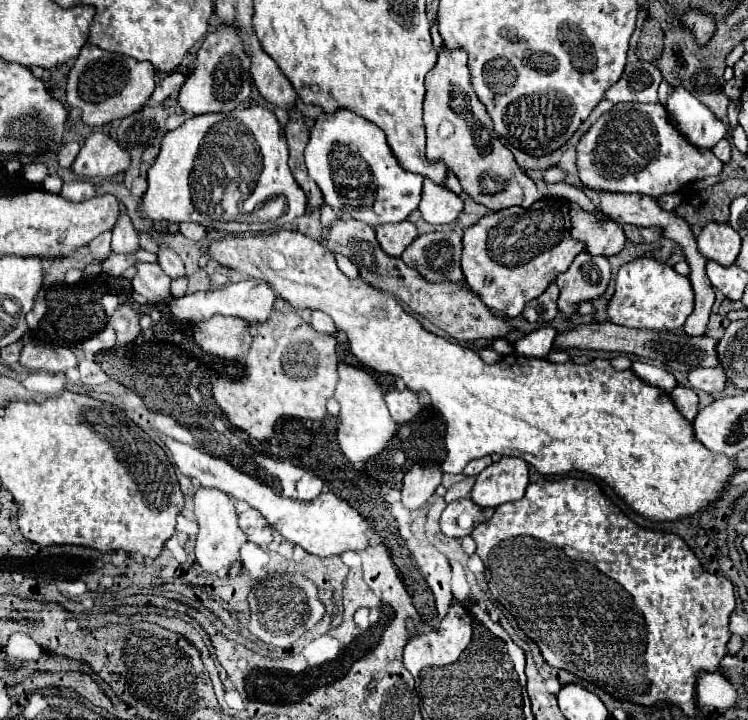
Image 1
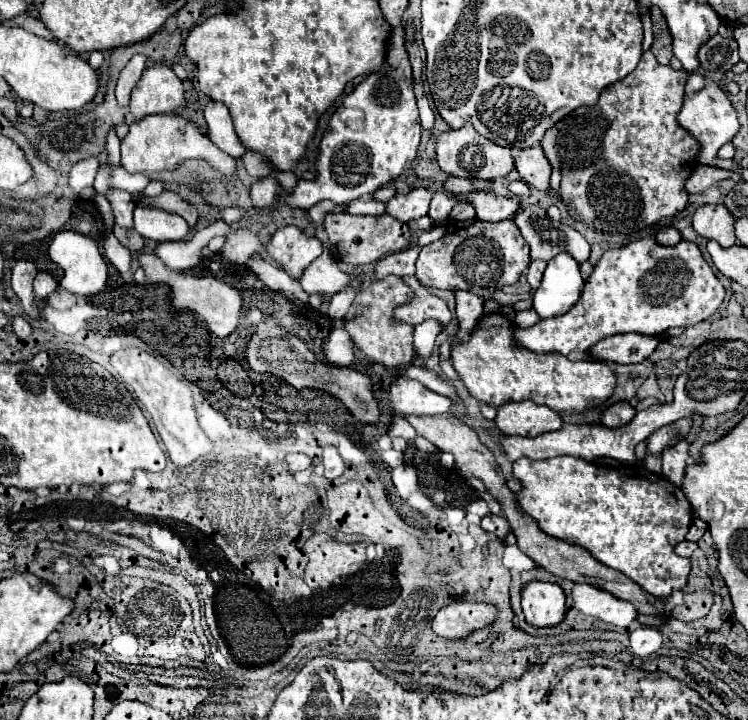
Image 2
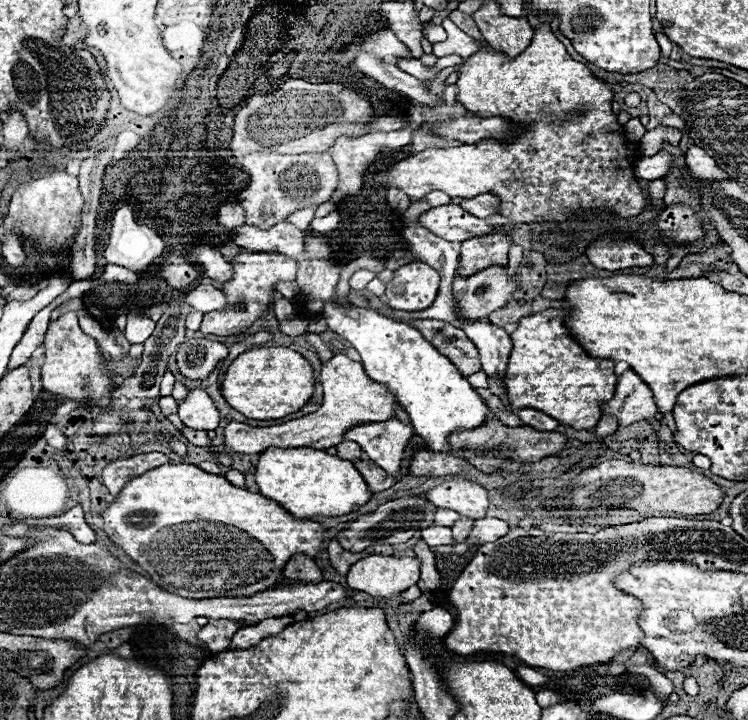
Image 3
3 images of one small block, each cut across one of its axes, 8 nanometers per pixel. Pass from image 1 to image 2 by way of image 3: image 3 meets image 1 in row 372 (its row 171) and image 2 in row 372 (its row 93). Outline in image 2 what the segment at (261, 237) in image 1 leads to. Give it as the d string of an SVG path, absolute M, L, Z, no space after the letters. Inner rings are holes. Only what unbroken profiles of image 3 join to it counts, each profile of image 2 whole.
M490 312L478 320L466 342L456 340L452 344L452 366L476 400L492 406L508 400L532 400L556 412L582 412L598 406L612 394L616 378L606 362L570 360L558 352L536 354L516 346L514 330L516 326L508 316L502 312Z

